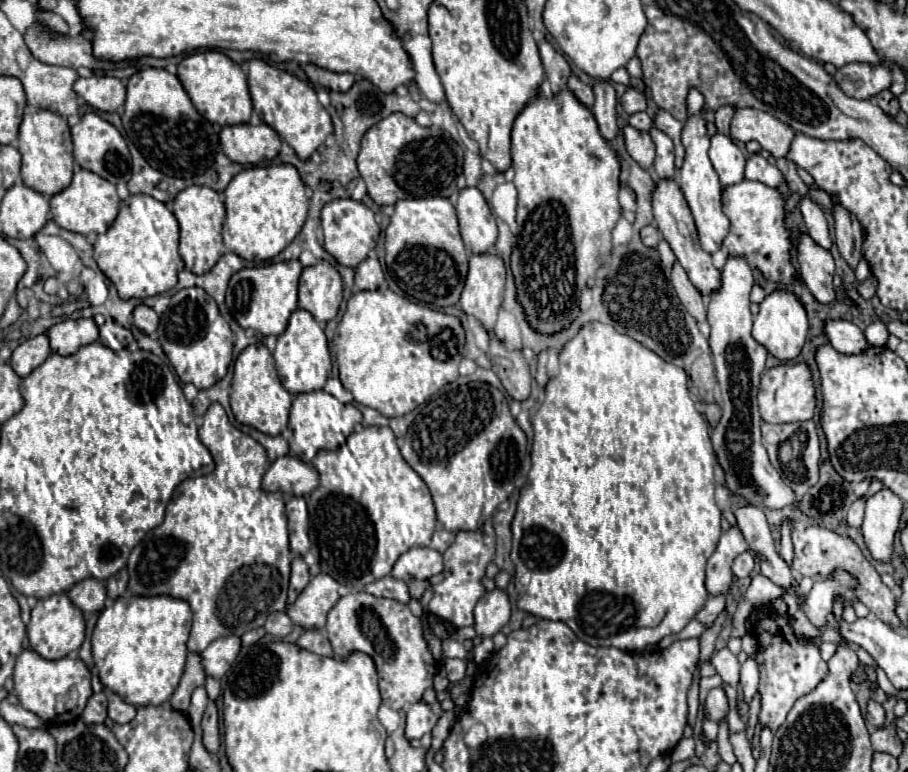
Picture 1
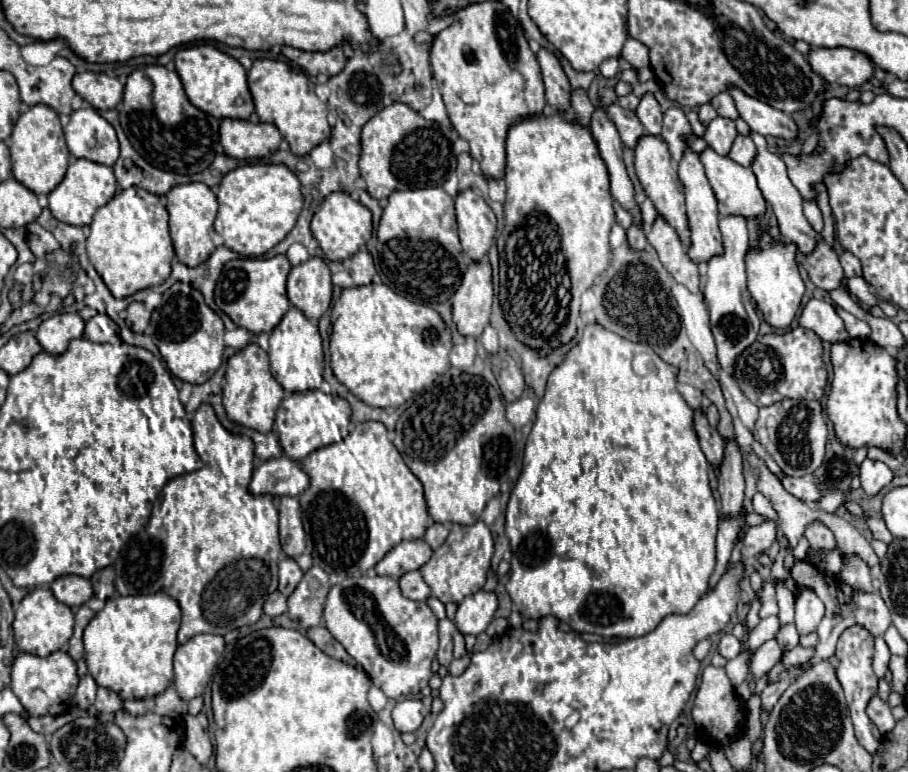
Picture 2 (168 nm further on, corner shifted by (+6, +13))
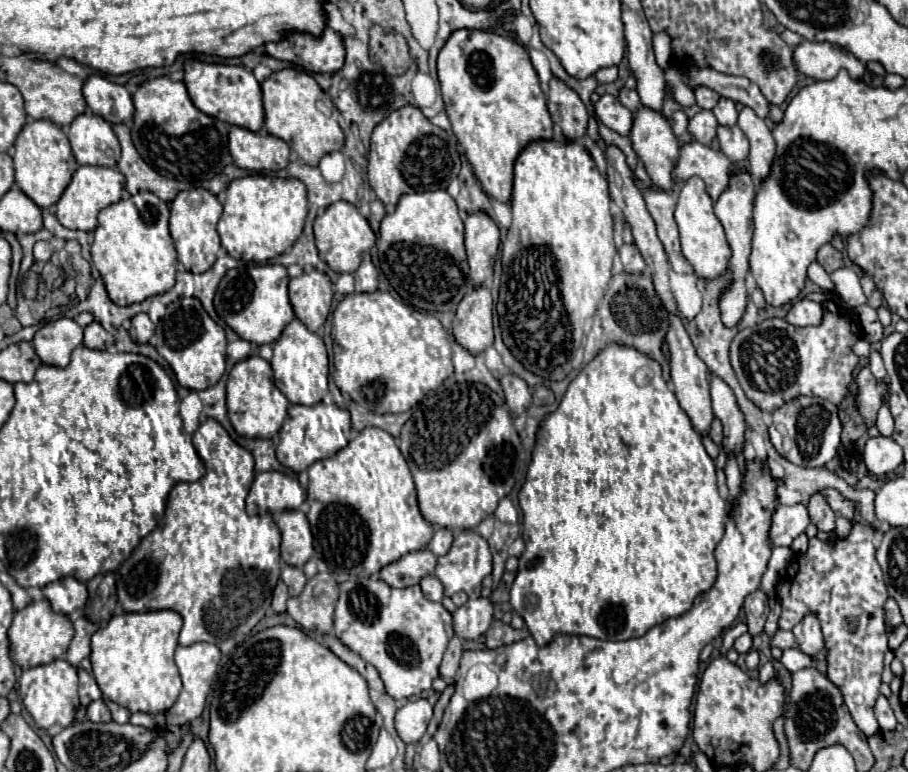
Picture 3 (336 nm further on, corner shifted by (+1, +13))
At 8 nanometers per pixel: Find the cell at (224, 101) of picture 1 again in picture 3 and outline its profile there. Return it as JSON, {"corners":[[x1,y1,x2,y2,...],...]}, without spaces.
{"corners":[[188,59,184,63,184,85,190,93,192,103,210,117,216,117,224,123,238,125,250,131,260,131,264,125,262,109,262,91,260,83,242,65,222,65,222,63,204,63,198,59]]}

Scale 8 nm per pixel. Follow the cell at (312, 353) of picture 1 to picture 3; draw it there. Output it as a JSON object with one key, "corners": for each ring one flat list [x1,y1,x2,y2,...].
{"corners":[[290,321,280,339,274,343,274,357,270,361,274,369,274,383,276,387,288,397,290,403,300,405,314,405,322,401,328,391,328,353,320,335,312,333,302,325,302,321]]}

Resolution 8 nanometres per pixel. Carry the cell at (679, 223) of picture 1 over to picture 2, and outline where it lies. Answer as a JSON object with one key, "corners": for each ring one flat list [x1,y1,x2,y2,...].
{"corners":[[643,135,635,145,635,171,637,177,647,193,647,197,655,203,655,209,659,215,663,215,679,233,681,243,689,245,689,227,685,221,685,197,683,197,683,185,677,177,677,171,671,163,671,153,667,149,667,143,661,137,655,135]]}

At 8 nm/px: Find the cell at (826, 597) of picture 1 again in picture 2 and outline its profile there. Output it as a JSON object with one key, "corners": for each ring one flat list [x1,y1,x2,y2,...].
{"corners":[[803,589,795,603,795,627,799,635,809,635,817,629,819,621,825,615,823,601,815,595,815,591]]}

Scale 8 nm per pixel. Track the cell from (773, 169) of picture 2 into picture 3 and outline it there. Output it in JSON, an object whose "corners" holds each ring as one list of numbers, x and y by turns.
{"corners":[[744,107,738,117,738,127,750,139,750,155,748,155,748,173,752,179,762,181,766,173,770,173,770,165,774,163,774,137,768,129,766,121,762,121,750,107]]}

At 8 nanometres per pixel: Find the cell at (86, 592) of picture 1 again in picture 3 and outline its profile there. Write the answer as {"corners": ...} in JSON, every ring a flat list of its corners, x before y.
{"corners":[[62,577,60,581,46,585,42,591,44,597,50,601,52,609,64,615,70,615,78,607,84,607,88,597,86,583,78,581,76,577]]}

